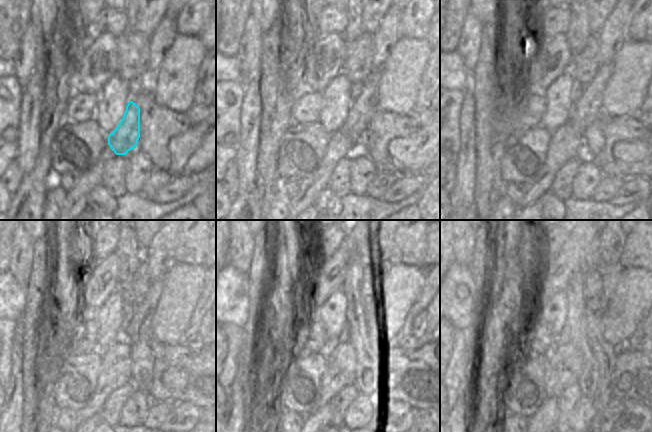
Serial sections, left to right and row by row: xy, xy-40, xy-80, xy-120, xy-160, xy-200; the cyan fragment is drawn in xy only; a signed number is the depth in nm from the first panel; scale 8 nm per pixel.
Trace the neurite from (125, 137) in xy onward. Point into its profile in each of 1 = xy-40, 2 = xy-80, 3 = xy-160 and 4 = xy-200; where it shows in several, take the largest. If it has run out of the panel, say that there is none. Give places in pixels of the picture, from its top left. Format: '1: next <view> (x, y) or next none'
1: next xy-40 (362, 107)
2: next xy-80 (588, 109)
3: next xy-160 (383, 278)
4: next xy-200 (610, 273)

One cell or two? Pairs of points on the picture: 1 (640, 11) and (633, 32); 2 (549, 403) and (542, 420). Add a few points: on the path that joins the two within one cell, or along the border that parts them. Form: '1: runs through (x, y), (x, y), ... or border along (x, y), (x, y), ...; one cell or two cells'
1: runs through (640, 16), (640, 25), (638, 27); one cell
2: runs through (548, 407), (545, 416); one cell

